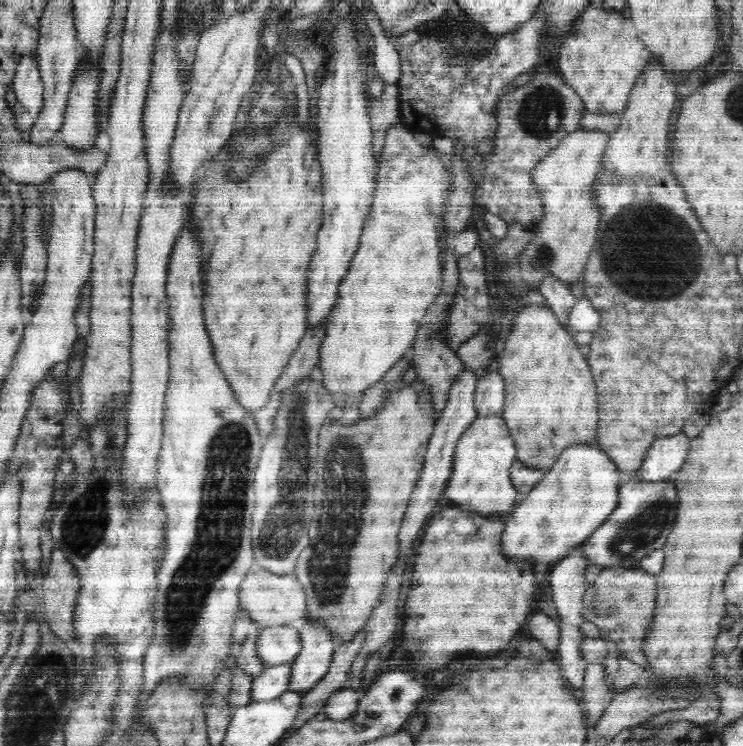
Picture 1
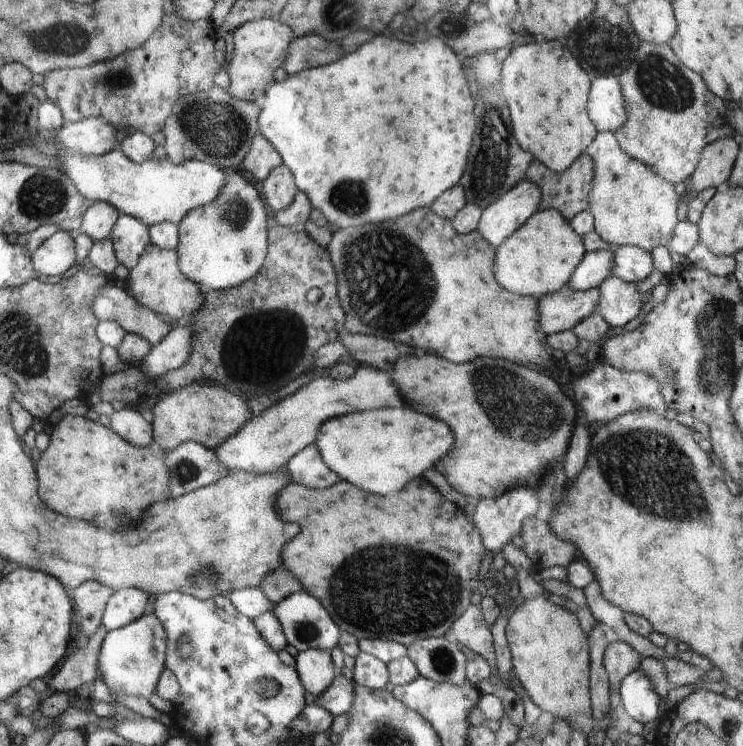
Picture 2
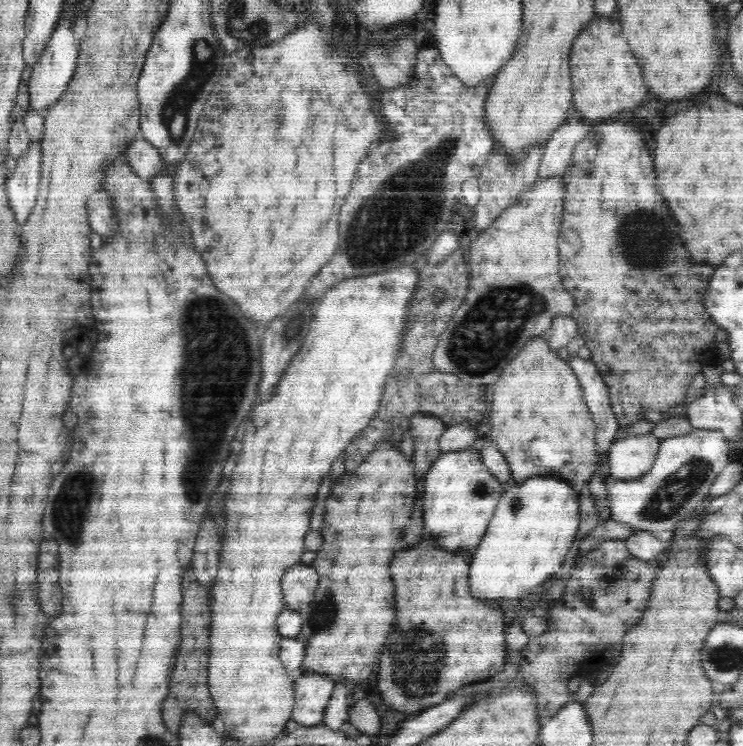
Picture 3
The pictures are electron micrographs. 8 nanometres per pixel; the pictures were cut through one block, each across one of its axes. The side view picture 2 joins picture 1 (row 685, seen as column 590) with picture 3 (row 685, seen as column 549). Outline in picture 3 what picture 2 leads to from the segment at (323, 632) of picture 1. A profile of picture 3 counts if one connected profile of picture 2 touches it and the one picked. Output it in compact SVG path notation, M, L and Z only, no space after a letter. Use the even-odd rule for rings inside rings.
M299 672L294 684L295 706L291 725L316 727L325 718L335 681L327 675Z

